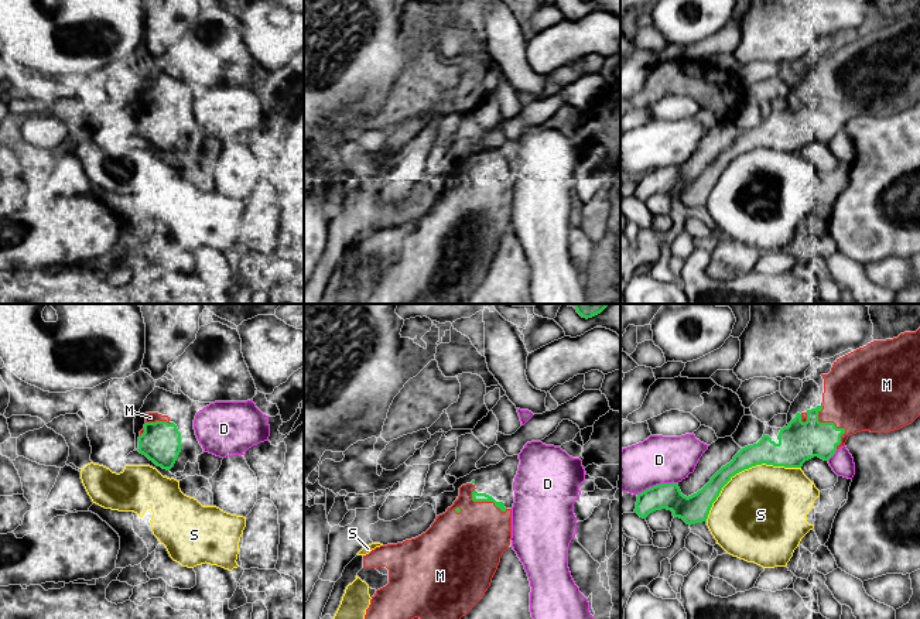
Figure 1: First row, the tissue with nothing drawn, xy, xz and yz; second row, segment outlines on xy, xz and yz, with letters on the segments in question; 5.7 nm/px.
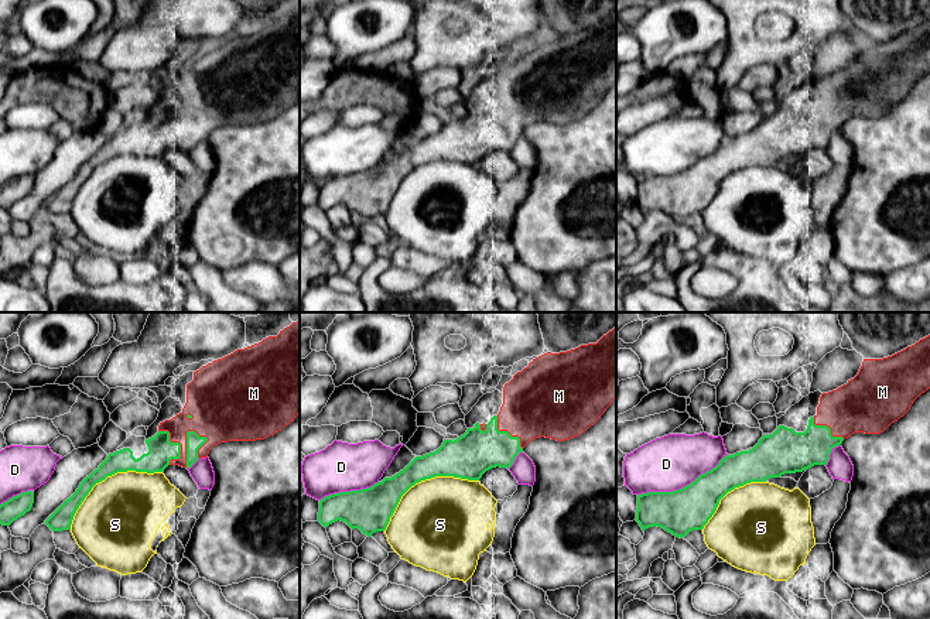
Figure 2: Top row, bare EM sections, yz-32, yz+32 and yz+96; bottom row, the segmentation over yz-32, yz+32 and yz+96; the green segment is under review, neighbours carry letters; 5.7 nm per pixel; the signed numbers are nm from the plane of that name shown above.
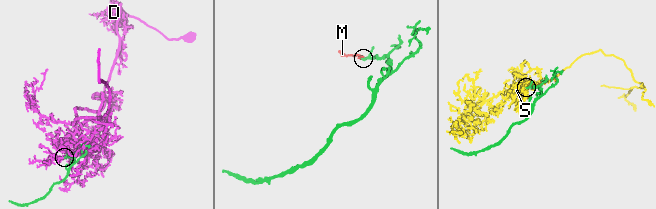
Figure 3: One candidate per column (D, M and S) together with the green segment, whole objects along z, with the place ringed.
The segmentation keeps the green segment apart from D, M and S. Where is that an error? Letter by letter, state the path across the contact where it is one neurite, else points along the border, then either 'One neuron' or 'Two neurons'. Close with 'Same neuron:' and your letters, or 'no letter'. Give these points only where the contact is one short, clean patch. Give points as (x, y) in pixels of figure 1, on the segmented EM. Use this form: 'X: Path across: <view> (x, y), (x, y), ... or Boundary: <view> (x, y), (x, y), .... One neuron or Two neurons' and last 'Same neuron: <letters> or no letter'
D: Two neurons
M: One neuron
S: Two neurons
Same neuron: M

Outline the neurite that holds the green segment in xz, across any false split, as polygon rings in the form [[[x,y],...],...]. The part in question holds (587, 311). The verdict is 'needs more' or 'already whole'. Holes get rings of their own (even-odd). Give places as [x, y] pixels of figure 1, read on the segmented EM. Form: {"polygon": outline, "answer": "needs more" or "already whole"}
{"polygon": [[[575,304],[577,312],[582,318],[592,318],[601,314],[609,304]]], "answer": "already whole"}

